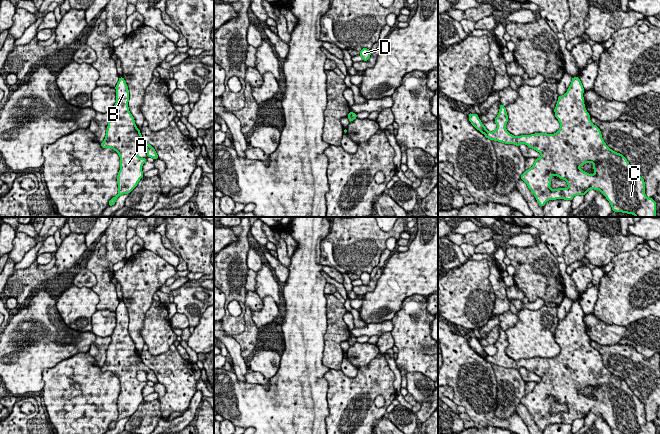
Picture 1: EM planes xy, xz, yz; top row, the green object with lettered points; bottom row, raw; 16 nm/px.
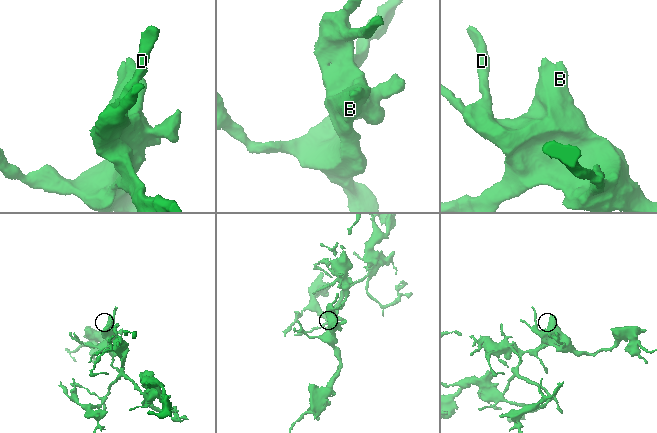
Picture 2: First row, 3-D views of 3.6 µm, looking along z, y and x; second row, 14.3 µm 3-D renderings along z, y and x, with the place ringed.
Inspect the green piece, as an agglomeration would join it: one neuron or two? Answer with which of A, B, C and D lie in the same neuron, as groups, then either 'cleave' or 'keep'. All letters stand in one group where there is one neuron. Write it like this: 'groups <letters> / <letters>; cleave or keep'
groups A B C D; keep

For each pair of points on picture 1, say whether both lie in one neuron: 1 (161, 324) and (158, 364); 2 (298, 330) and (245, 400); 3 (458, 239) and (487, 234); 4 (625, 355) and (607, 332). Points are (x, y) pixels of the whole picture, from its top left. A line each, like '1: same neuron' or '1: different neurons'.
1: different neurons
2: same neuron
3: same neuron
4: different neurons

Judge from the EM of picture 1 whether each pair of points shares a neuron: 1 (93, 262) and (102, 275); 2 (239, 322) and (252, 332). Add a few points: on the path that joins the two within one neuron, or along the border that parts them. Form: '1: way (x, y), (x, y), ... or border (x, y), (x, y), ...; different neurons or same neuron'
1: way (96, 265), (102, 272); same neuron
2: border (246, 307), (244, 329), (239, 333), (226, 333); different neurons

